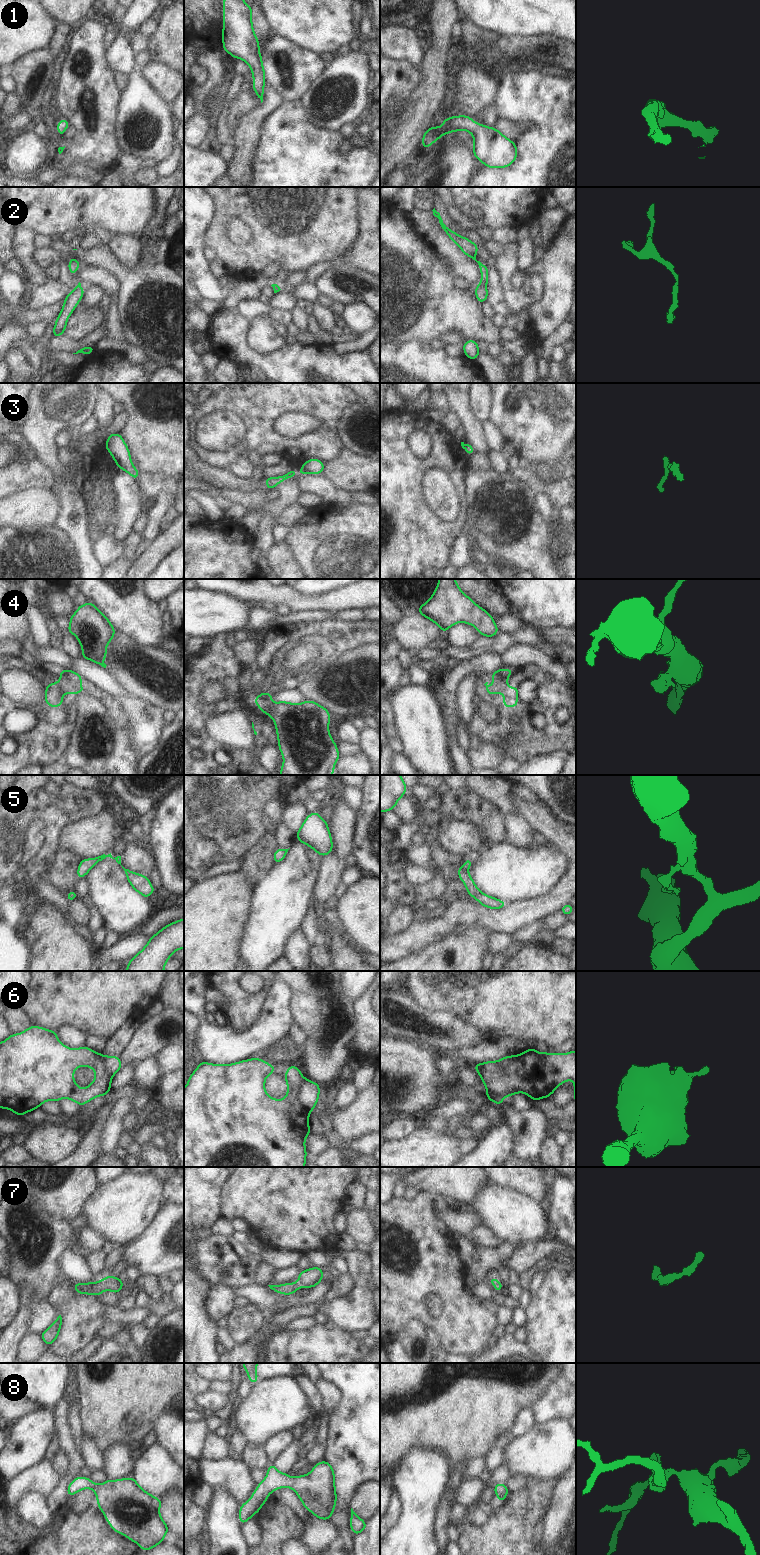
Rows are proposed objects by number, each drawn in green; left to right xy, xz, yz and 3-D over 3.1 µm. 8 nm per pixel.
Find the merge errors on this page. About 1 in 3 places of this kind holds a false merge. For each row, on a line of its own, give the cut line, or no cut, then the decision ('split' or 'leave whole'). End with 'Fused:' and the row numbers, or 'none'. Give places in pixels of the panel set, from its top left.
1: cut none; leave whole
2: cut none; leave whole
3: cut xz (301, 466), (307, 472); split
4: cut xz (259, 695), (269, 700); split
5: cut none; leave whole
6: cut xz (305, 1079), (299, 1088), (297, 1100), (309, 1111); split
7: cut none; leave whole
8: cut none; leave whole
Fused: 3, 4, 6

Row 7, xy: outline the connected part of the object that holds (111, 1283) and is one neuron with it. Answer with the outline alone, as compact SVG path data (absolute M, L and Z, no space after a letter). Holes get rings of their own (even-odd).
M109 1275L105 1278L102 1278L102 1280L99 1282L89 1282L86 1284L74 1283L73 1288L79 1294L98 1296L102 1294L105 1289L119 1294L123 1288L123 1282L122 1278L116 1278Z

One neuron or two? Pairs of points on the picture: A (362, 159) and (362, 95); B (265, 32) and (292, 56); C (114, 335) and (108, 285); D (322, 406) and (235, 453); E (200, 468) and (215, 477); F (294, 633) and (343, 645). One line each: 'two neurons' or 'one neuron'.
A: two neurons
B: two neurons
C: one neuron
D: one neuron
E: one neuron
F: one neuron

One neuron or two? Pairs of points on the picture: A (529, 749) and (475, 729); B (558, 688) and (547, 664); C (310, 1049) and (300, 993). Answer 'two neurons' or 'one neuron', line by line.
A: one neuron
B: two neurons
C: one neuron

